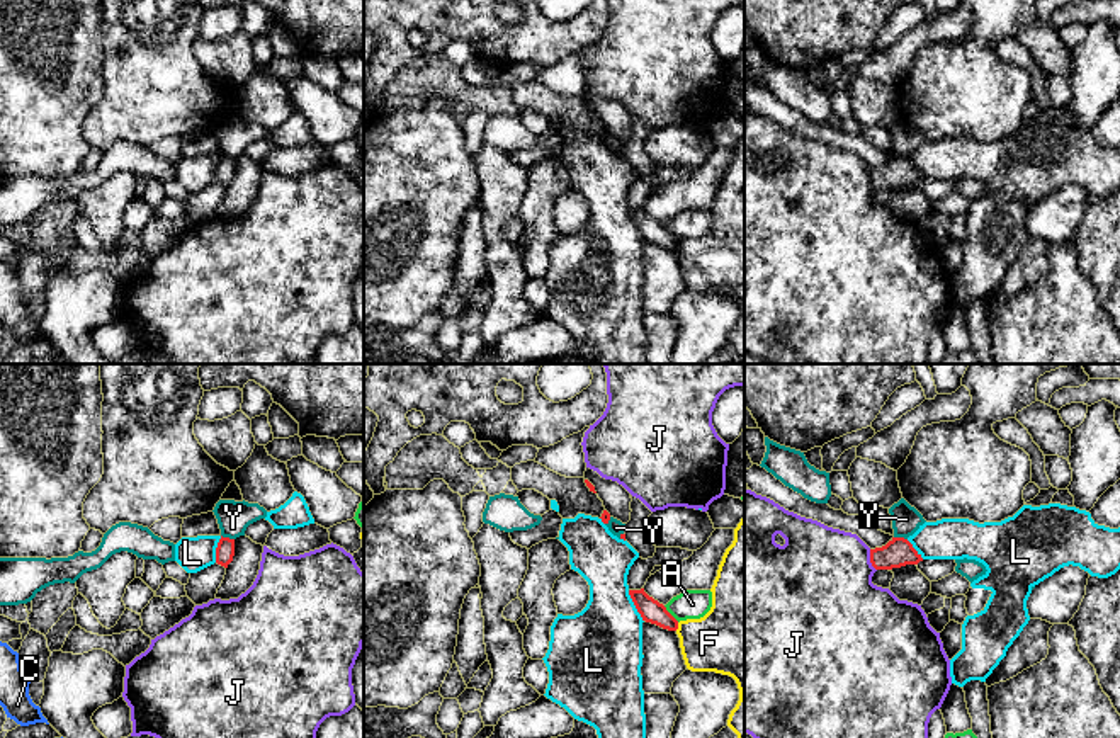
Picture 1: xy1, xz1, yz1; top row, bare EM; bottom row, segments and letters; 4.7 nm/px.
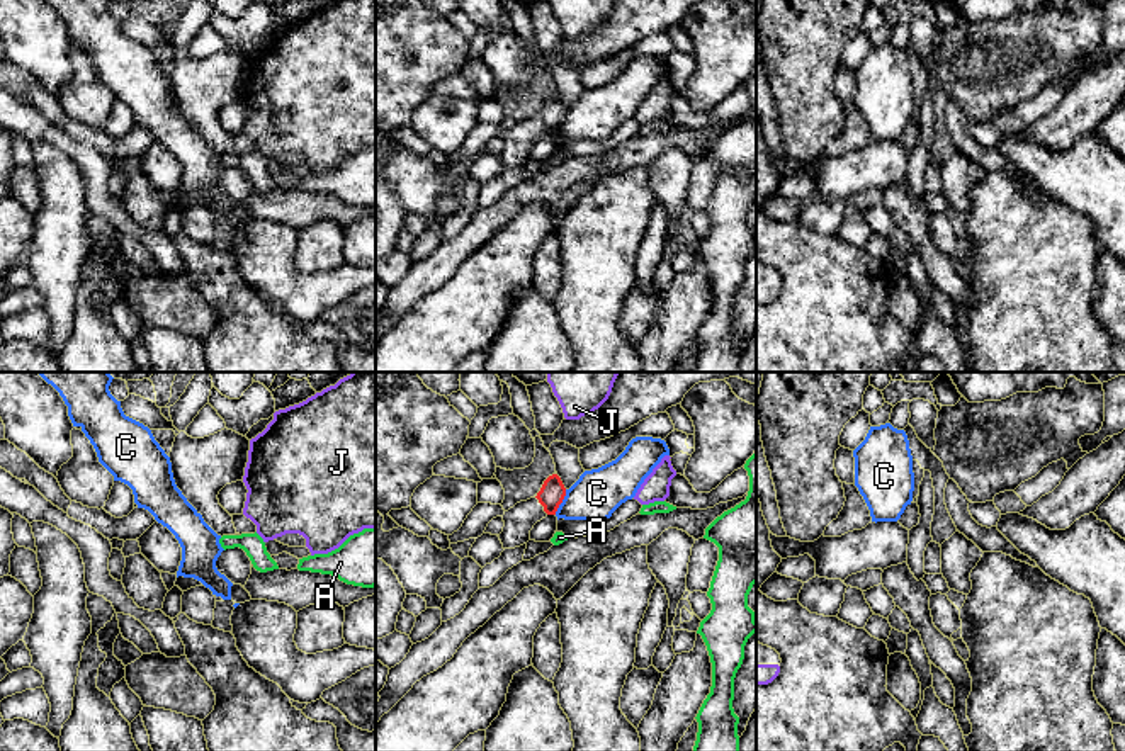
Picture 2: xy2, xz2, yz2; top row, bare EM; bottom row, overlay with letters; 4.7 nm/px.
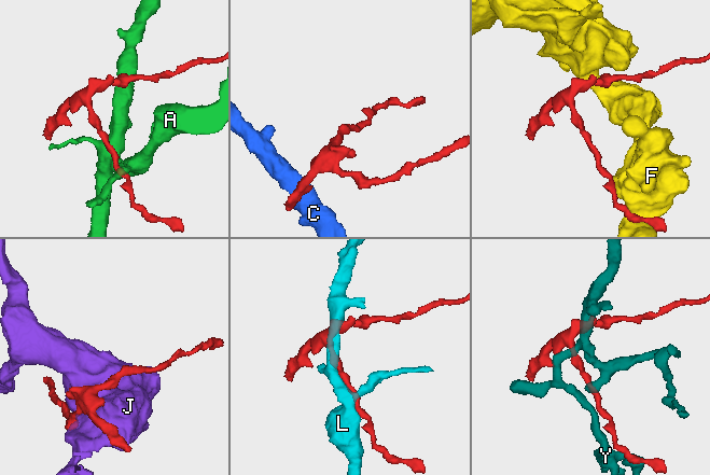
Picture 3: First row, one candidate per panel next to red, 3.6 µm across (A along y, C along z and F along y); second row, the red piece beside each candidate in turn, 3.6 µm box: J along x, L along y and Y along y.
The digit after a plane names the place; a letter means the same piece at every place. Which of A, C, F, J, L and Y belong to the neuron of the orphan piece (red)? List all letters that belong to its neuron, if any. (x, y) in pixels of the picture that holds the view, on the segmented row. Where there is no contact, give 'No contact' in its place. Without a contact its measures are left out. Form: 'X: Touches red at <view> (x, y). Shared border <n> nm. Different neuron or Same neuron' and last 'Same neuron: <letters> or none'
A: Touches red at xz1 (670, 614). Shared border 110 nm. Different neuron
C: Touches red at xz2 (561, 502). Shared border 130 nm. Different neuron
F: Touches red at xz1 (677, 626). Shared border 40 nm. Different neuron
J: Touches red at yz1 (871, 560). Shared border 110 nm. Different neuron
L: Touches red at xz1 (634, 604). Shared border 170 nm. Different neuron
Y: Touches red at xy1 (228, 538). Shared border 70 nm. Different neuron
Same neuron: none

